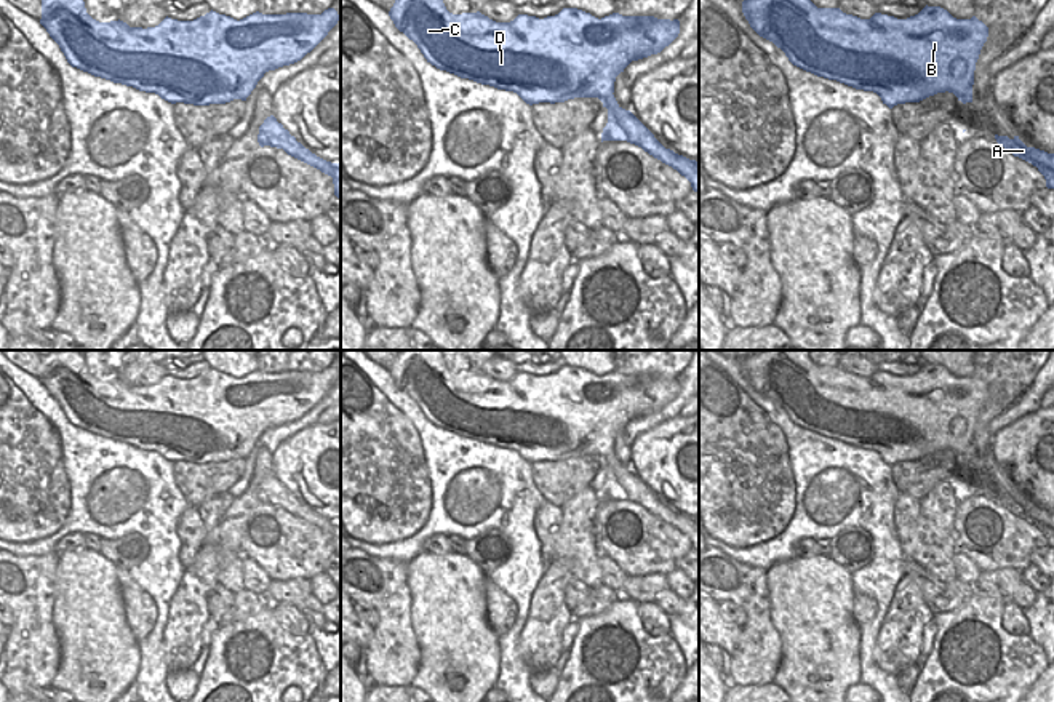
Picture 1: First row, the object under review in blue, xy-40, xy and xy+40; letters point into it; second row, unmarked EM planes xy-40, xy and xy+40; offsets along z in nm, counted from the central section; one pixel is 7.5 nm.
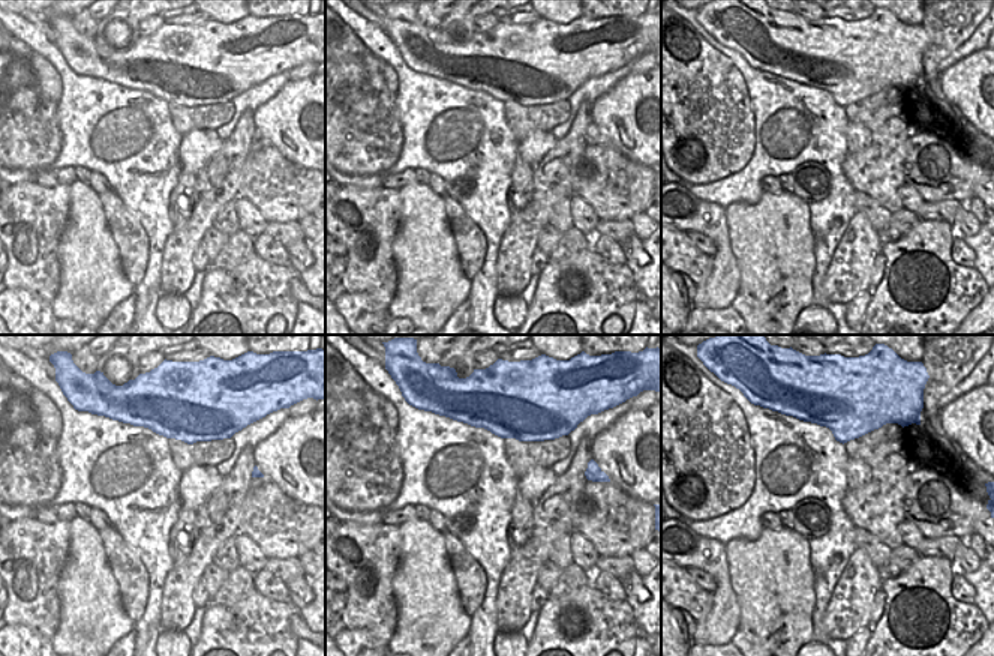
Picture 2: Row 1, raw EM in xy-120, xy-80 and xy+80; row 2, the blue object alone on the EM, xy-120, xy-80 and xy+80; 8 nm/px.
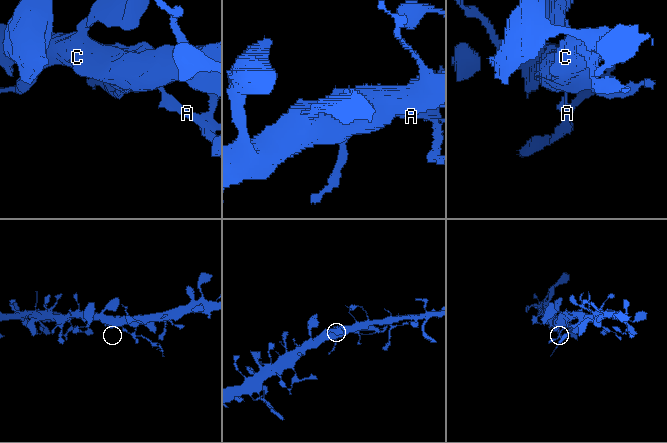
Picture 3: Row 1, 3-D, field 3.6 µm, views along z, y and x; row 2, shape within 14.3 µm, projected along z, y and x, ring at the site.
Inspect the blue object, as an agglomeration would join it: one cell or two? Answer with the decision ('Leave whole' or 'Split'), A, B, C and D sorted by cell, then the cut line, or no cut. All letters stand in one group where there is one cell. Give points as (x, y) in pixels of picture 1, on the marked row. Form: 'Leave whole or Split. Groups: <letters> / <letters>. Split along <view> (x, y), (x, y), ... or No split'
Split. Groups: A / B C D. Split along xy (611, 93), (603, 103)

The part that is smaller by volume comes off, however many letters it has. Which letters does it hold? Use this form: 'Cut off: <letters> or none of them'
Cut off: A

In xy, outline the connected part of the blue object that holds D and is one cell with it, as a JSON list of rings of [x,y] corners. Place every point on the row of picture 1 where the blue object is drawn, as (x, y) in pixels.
[[[395,0],[389,16],[437,69],[513,91],[529,106],[574,98],[605,102],[614,93],[616,77],[632,61],[661,53],[680,34],[678,19],[619,13],[598,19],[577,8],[563,8],[544,19],[518,14],[510,22],[496,22],[480,11],[453,14],[443,0]]]

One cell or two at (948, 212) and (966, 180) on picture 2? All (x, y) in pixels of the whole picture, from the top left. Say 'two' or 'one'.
two

